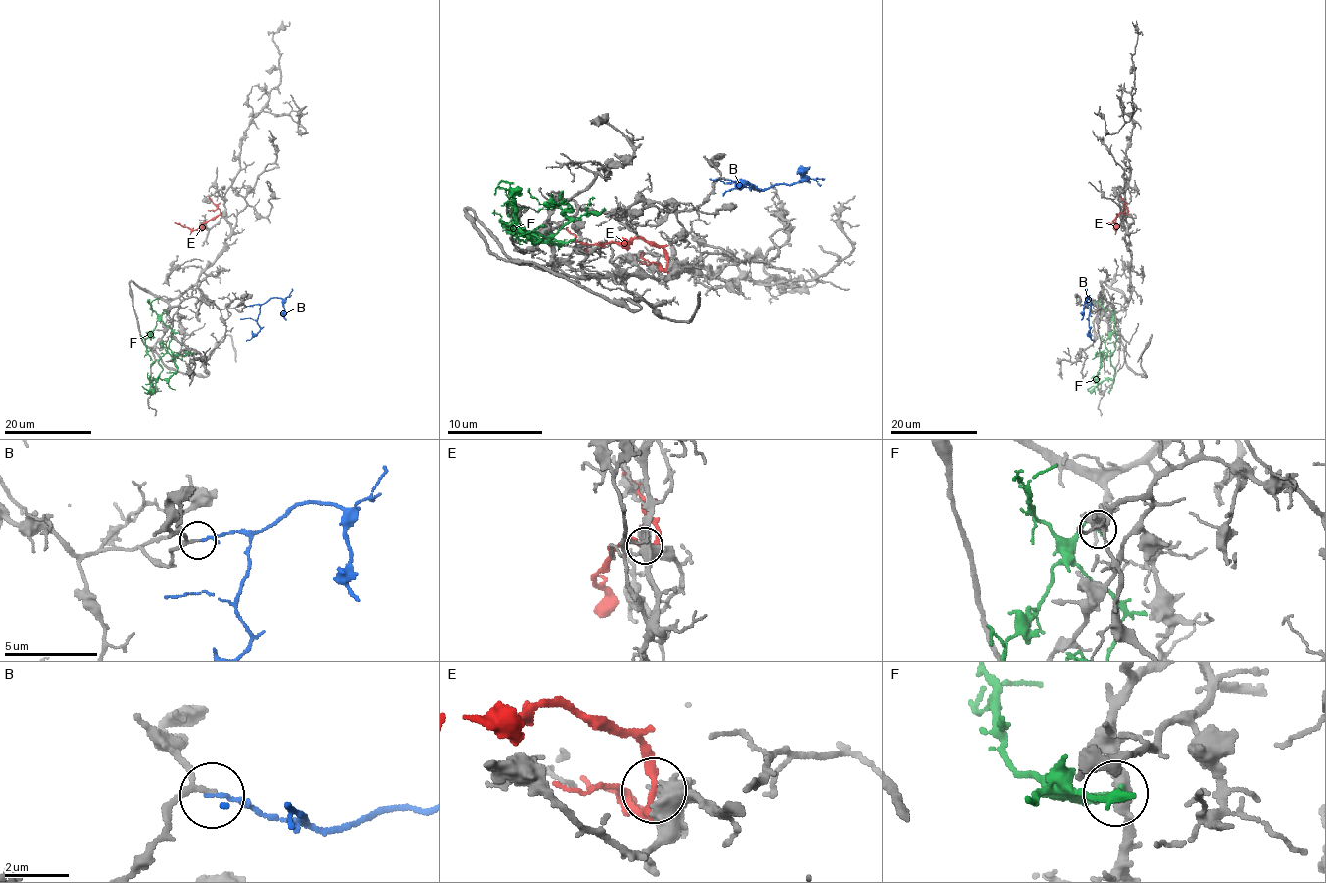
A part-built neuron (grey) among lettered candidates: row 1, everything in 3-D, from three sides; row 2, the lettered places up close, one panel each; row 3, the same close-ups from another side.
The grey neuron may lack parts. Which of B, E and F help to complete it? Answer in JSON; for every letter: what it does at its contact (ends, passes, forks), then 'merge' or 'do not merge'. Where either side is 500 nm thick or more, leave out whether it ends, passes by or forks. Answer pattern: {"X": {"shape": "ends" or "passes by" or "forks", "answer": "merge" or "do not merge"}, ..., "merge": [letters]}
{"B": {"shape": "ends", "answer": "merge"}, "E": {"shape": "passes by", "answer": "do not merge"}, "F": {"shape": "ends", "answer": "do not merge"}, "merge": ["B"]}

